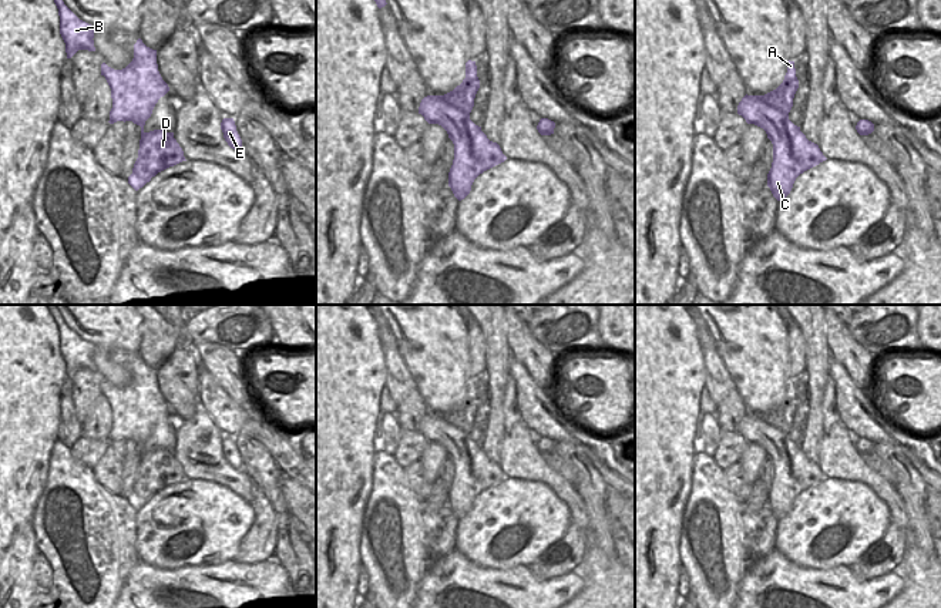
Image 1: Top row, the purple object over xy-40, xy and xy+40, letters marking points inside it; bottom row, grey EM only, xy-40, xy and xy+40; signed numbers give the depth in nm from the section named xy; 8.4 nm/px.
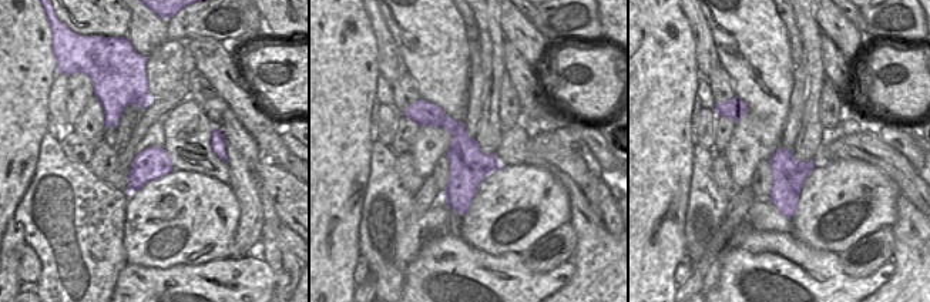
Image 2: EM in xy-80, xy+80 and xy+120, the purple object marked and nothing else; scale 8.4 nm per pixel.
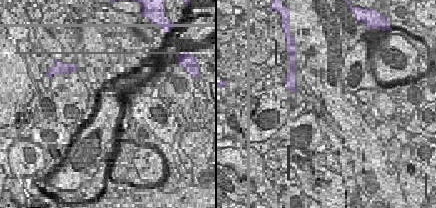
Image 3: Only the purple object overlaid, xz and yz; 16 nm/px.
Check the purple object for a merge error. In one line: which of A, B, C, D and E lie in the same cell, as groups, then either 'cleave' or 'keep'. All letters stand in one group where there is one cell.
groups A B E / C D; cleave

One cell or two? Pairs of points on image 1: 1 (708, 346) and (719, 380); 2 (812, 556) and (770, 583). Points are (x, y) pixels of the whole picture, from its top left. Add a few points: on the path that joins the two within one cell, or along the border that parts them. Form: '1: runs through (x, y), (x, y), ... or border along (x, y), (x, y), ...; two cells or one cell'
1: runs through (711, 355), (715, 372); one cell
2: border along (775, 550), (803, 567), (830, 568); two cells

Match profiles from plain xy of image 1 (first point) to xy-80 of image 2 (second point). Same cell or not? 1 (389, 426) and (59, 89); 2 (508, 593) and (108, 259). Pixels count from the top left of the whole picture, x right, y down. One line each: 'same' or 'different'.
1: same
2: different

